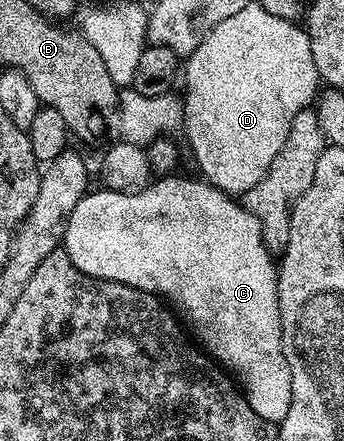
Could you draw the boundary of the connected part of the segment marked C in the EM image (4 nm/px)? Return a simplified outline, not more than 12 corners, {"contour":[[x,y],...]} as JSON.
{"contour":[[171,175],[76,203],[77,269],[155,294],[260,419],[292,407],[262,223]]}

